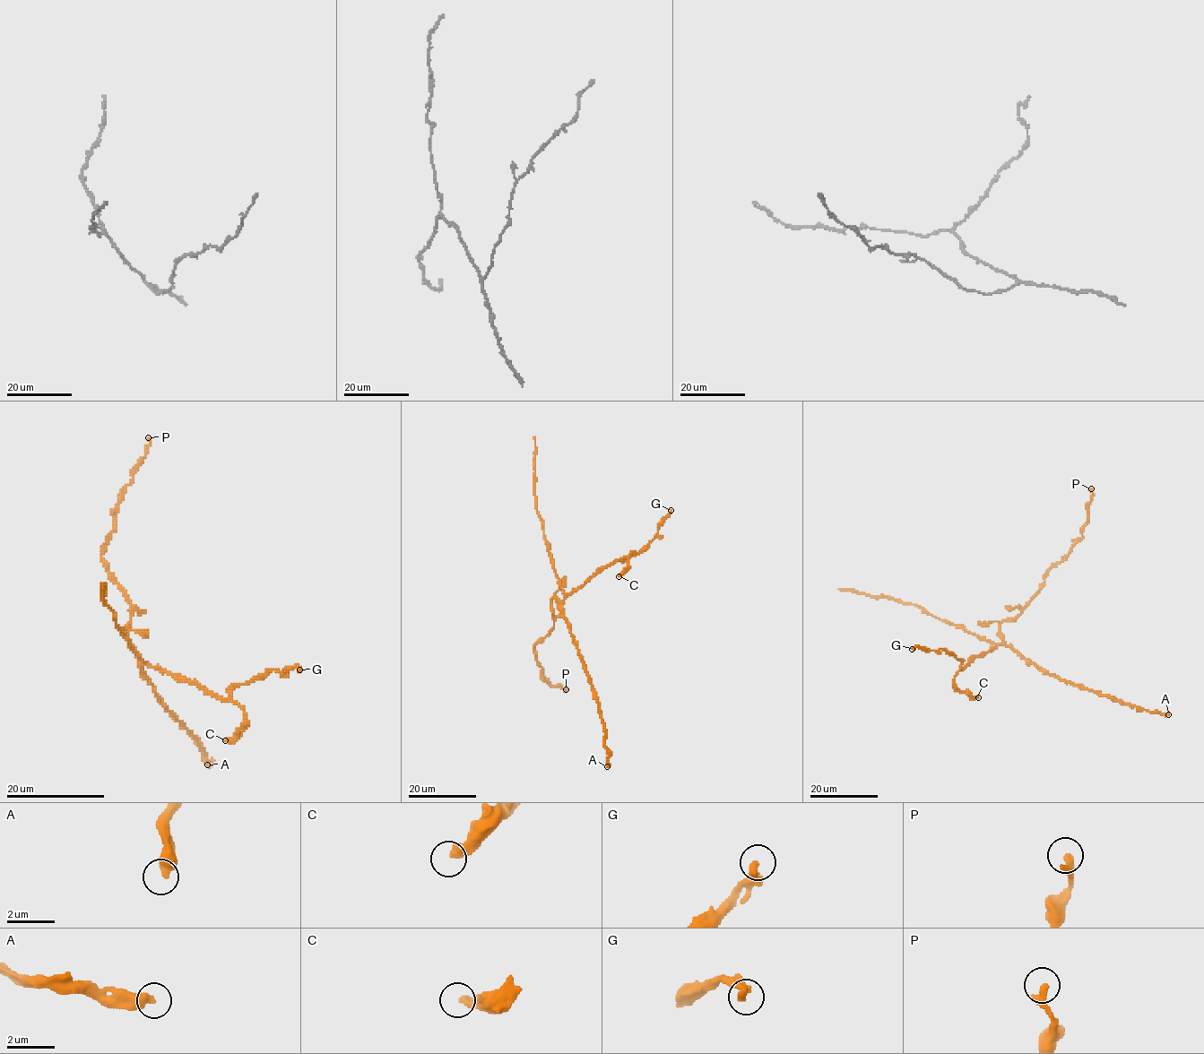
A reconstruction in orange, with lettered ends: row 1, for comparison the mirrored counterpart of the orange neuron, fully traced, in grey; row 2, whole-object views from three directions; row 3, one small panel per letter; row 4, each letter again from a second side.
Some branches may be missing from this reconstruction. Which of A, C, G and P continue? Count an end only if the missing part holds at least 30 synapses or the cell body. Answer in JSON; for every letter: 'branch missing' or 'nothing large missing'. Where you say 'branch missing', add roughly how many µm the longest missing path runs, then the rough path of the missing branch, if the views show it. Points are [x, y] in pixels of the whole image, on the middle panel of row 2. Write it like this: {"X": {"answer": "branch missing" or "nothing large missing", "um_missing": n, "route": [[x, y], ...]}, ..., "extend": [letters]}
{"A": {"answer": "nothing large missing"}, "C": {"answer": "nothing large missing"}, "G": {"answer": "nothing large missing"}, "P": {"answer": "nothing large missing"}, "extend": []}

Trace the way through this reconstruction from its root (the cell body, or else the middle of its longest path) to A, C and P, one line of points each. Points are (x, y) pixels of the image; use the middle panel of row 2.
A: (557, 600), (561, 604), (562, 617), (567, 623), (599, 704), (608, 754), (607, 766)
C: (557, 600), (563, 600), (603, 568), (633, 552), (628, 557), (628, 566), (619, 576)
P: (557, 600), (553, 597), (550, 601), (553, 627), (533, 646), (533, 653), (542, 669), (542, 679), (566, 689)

